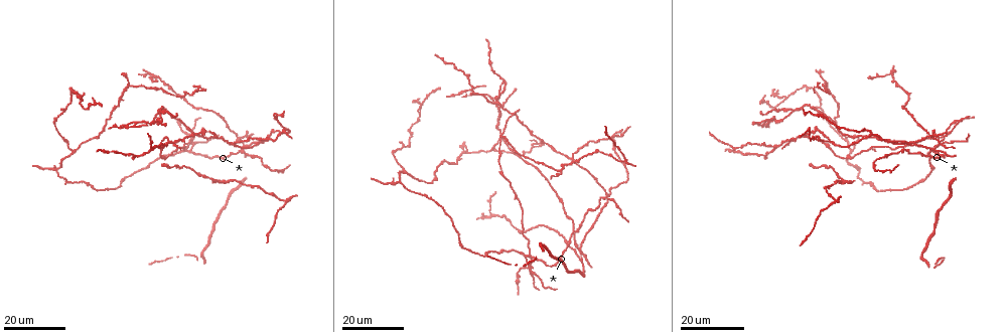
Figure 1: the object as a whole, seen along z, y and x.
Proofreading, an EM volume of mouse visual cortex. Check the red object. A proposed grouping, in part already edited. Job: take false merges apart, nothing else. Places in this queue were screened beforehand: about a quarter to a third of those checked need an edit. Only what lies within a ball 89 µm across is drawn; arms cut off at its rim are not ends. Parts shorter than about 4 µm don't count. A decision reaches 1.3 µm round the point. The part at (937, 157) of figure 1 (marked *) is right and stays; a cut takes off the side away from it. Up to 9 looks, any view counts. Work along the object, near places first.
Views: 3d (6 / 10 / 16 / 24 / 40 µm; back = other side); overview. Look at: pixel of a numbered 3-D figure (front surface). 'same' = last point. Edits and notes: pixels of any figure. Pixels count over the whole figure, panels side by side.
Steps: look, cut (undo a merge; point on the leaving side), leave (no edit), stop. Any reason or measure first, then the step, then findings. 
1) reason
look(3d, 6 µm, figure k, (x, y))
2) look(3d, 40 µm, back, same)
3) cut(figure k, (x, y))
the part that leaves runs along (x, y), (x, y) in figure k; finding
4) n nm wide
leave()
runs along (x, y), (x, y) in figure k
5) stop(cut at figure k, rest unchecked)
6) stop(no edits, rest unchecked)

arms part here
look(3d, 24 µm, figure 1, (574, 253))

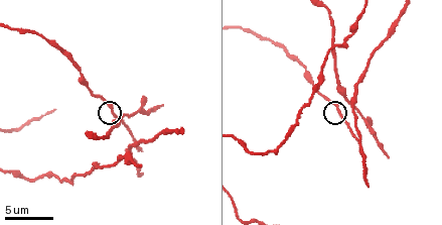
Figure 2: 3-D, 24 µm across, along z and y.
look(3d, 10 µm, figure 2, (113, 114))

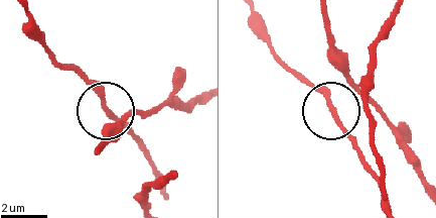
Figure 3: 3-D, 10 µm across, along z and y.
side arm 52 µm
leave()
runs along (389, 205), (327, 102), (298, 74) in figure 3; one neuron here

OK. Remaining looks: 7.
three arms meet
look(3d, 16 µm, figure 1, (525, 254))

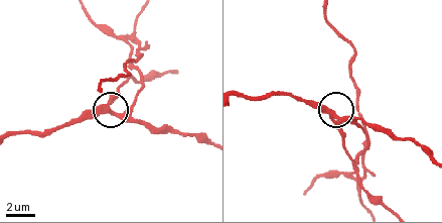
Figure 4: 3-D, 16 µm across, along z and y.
look(3d, 6 µm, figure 4, (331, 119))

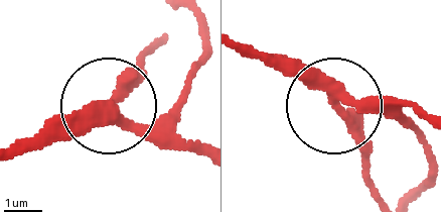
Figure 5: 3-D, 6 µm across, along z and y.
310 nm wide
leave()
one neuron here

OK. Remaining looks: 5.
look(3d, 24 µm, figure 1, (176, 164))

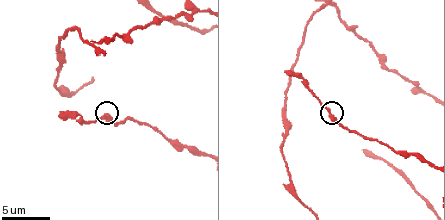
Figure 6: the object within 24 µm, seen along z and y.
look(3d, 6 µm, figure 6, (330, 113))

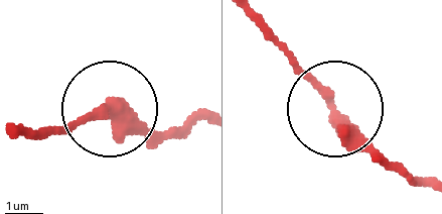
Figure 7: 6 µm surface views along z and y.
360 nm wide
leave()
continuous, no second neuron

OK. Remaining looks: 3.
three-way junction
look(3d, 16 µm, figure 1, (201, 89))

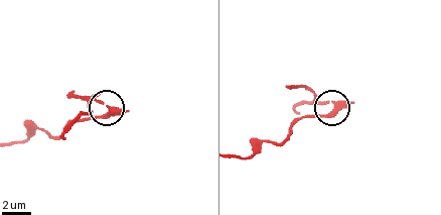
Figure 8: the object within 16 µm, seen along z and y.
zoom in
look(3d, 6 µm, figure 8, (101, 103))

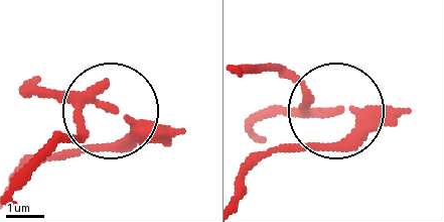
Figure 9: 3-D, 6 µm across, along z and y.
190 nm wide
cut(figure 9, (83, 126))
two neurons meet here

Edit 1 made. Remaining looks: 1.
stop(cut at figure 9, rest unchecked)

